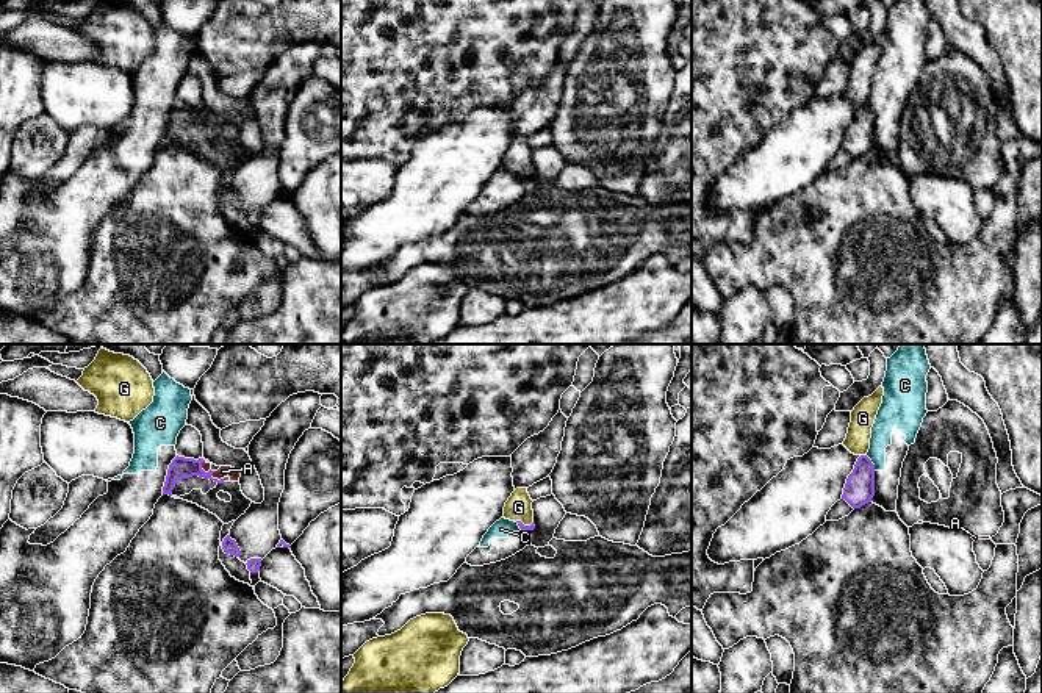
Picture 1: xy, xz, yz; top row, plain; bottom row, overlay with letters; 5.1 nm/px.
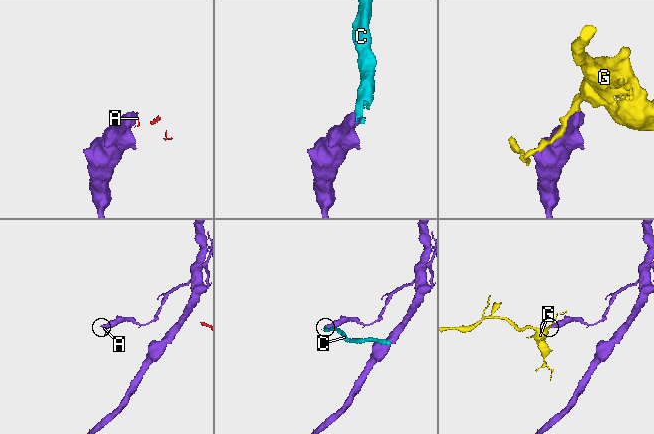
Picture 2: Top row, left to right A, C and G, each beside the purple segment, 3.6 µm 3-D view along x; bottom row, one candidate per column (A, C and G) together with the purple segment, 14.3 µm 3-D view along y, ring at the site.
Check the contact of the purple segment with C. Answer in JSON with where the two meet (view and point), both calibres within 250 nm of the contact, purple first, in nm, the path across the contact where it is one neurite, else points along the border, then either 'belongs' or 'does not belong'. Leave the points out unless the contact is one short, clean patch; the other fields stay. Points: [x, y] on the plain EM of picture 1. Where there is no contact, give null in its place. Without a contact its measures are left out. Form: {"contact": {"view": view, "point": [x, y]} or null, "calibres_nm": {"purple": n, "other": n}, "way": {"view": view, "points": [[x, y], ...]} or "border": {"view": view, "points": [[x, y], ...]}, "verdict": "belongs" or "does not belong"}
{"contact": {"view": "yz", "point": [870, 111]}, "calibres_nm": {"purple": 160, "other": 120}, "border": {"view": "yz", "points": [[865, 104], [875, 119]]}, "verdict": "does not belong"}

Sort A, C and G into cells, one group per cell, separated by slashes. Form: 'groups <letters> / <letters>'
groups A / C / G

